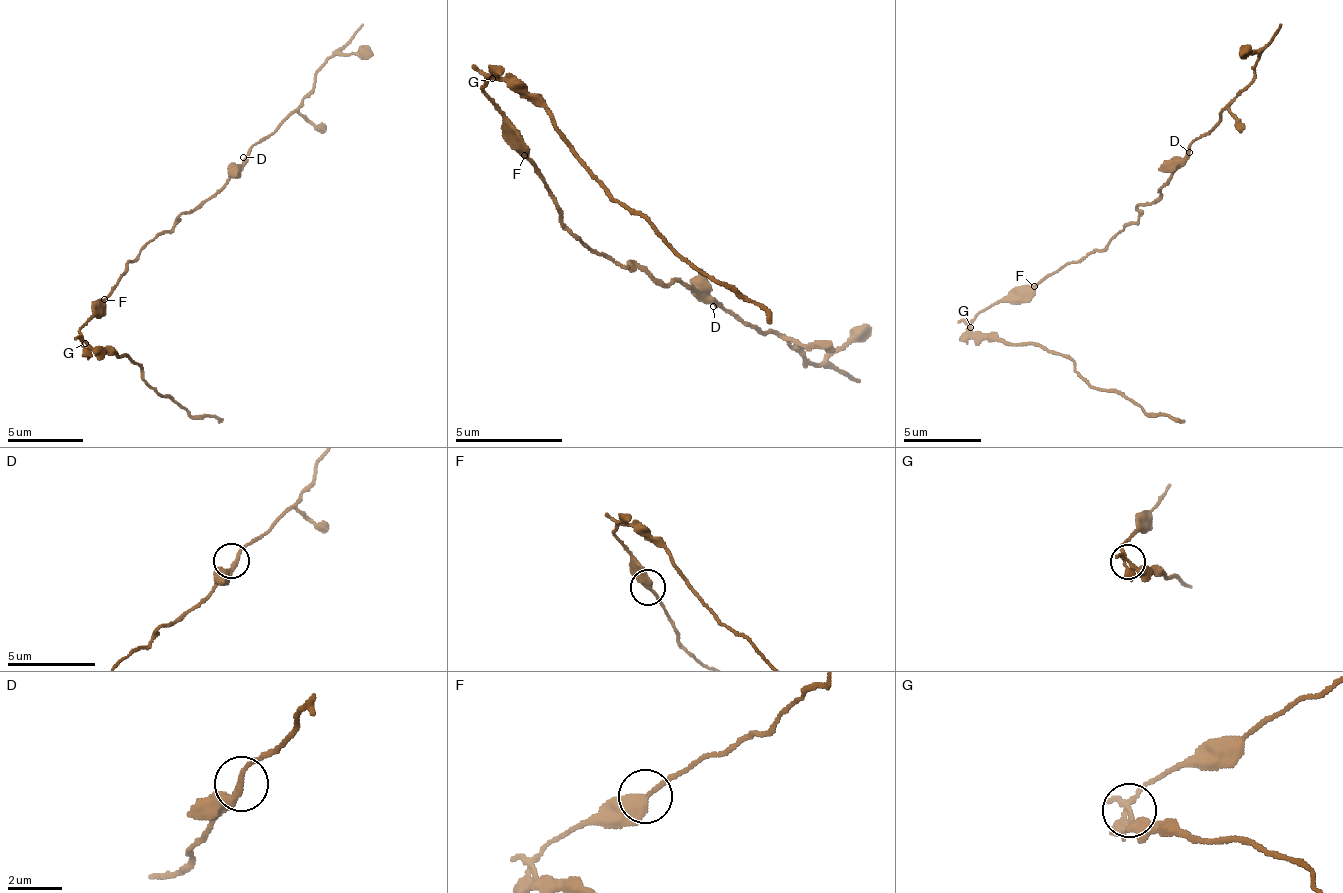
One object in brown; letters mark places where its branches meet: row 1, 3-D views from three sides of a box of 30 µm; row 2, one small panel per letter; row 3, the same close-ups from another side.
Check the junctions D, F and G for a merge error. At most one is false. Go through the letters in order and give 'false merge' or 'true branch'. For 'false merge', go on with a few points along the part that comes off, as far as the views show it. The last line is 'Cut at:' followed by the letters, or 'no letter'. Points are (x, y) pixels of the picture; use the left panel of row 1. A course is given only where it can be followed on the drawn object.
D: true branch
F: true branch
G: false merge; foreign part runs (84, 344), (102, 347), (136, 363), (157, 392), (170, 395), (194, 416), (220, 422)
Cut at: G

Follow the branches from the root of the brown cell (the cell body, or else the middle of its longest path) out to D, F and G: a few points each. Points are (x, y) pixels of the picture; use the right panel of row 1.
D: (1079, 259), (1097, 252), (1139, 219), (1137, 207), (1159, 197), (1170, 171), (1189, 156), (1189, 152)
F: (1079, 259), (1057, 267), (1034, 286)
G: (1079, 259), (1054, 271), (1017, 297), (994, 301), (976, 316), (969, 328)

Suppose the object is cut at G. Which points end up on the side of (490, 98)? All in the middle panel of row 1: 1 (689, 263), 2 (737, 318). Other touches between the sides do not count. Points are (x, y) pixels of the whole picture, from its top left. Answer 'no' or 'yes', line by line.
1: no
2: yes

